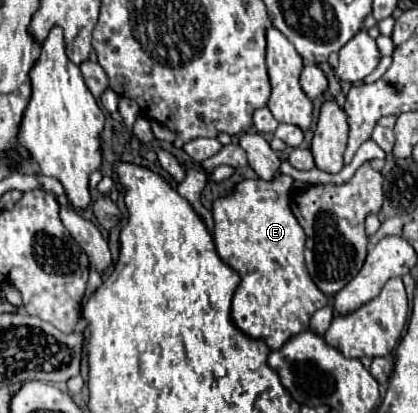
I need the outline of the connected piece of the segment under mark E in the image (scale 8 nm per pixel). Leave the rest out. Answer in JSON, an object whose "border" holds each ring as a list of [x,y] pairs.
{"border":[[[280,174],[274,180],[242,180],[238,182],[232,192],[224,198],[218,198],[212,202],[212,216],[214,216],[214,244],[218,256],[232,266],[242,282],[236,288],[234,300],[232,300],[232,318],[234,324],[246,332],[252,338],[264,338],[270,350],[282,348],[290,338],[296,334],[308,330],[310,318],[316,310],[326,306],[328,296],[318,290],[318,286],[308,276],[306,264],[304,264],[304,242],[306,234],[302,226],[298,224],[296,216],[290,210],[290,192],[292,192],[294,178]]]}

